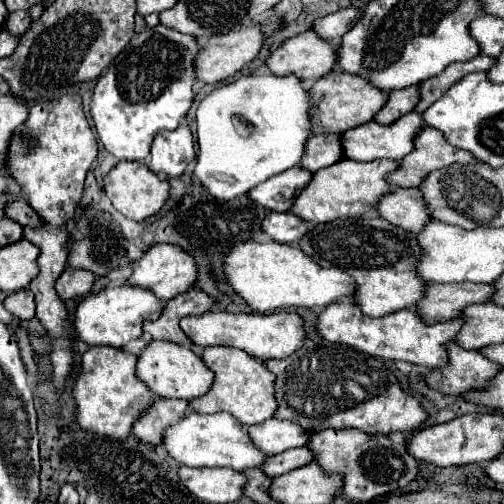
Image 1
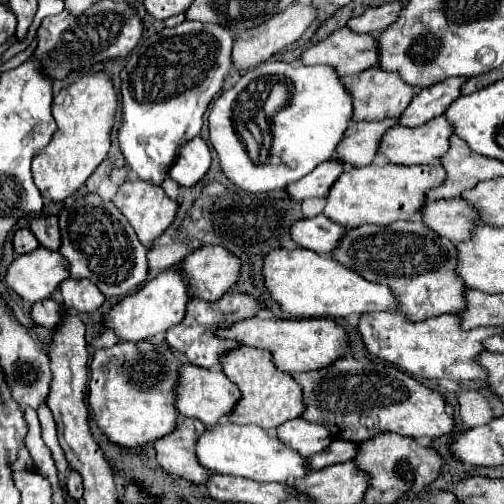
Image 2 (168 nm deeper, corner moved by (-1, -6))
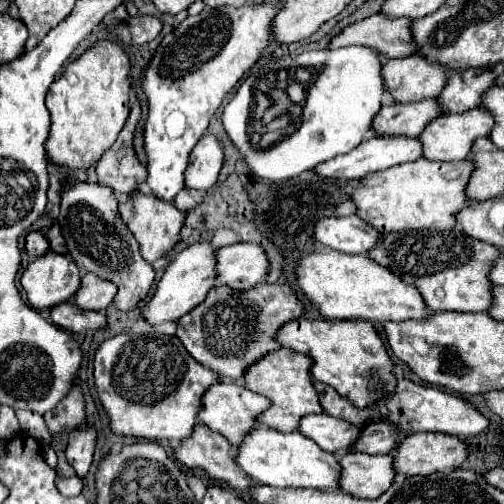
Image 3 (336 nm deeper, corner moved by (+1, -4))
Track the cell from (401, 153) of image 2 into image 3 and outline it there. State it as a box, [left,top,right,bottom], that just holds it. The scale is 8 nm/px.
[420,108,494,160]

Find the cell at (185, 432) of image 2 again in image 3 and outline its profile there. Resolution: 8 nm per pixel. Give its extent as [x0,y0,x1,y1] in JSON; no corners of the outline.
[176,424,254,492]

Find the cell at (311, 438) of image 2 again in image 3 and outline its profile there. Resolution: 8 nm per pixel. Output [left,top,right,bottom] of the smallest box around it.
[300,414,362,454]

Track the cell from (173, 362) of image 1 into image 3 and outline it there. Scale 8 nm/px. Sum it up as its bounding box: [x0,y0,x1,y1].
[198,382,270,444]

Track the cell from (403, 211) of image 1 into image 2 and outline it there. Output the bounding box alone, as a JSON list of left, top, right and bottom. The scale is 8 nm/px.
[420,198,476,242]

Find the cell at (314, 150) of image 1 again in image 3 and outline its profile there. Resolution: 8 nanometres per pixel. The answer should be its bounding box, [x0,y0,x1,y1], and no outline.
[374,98,442,136]

